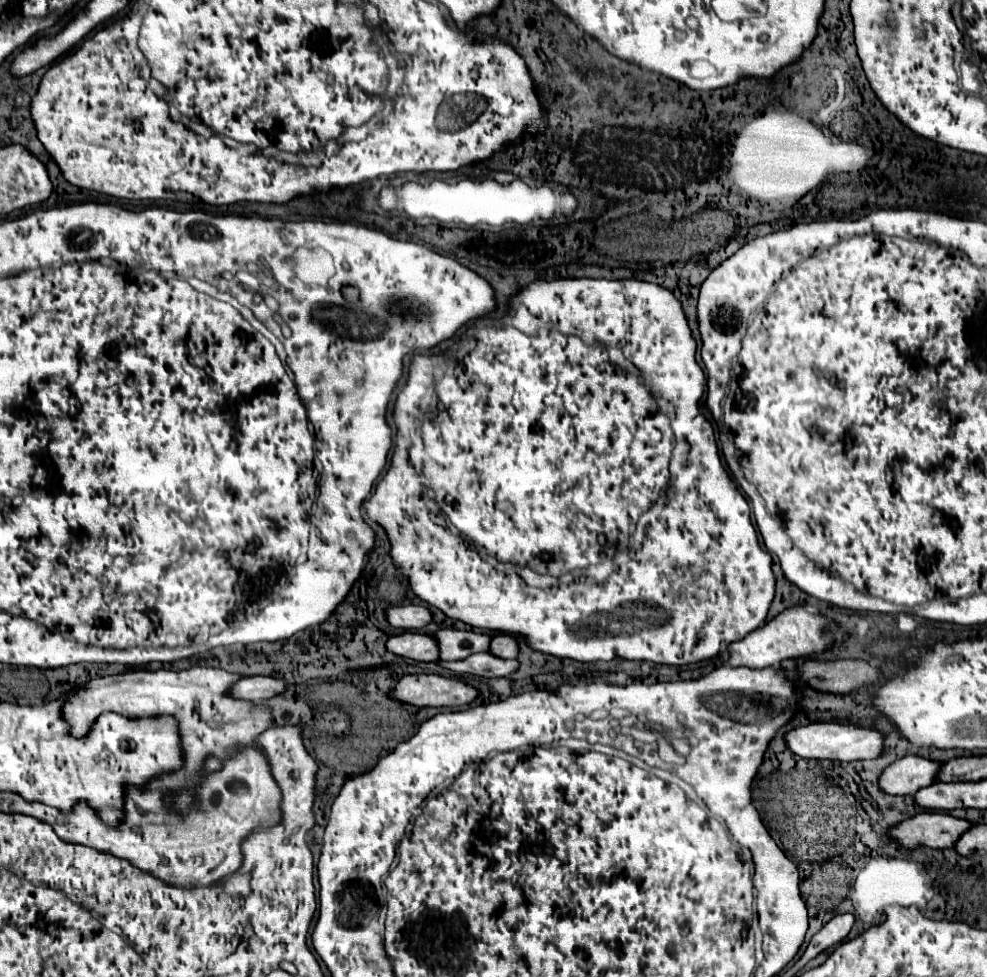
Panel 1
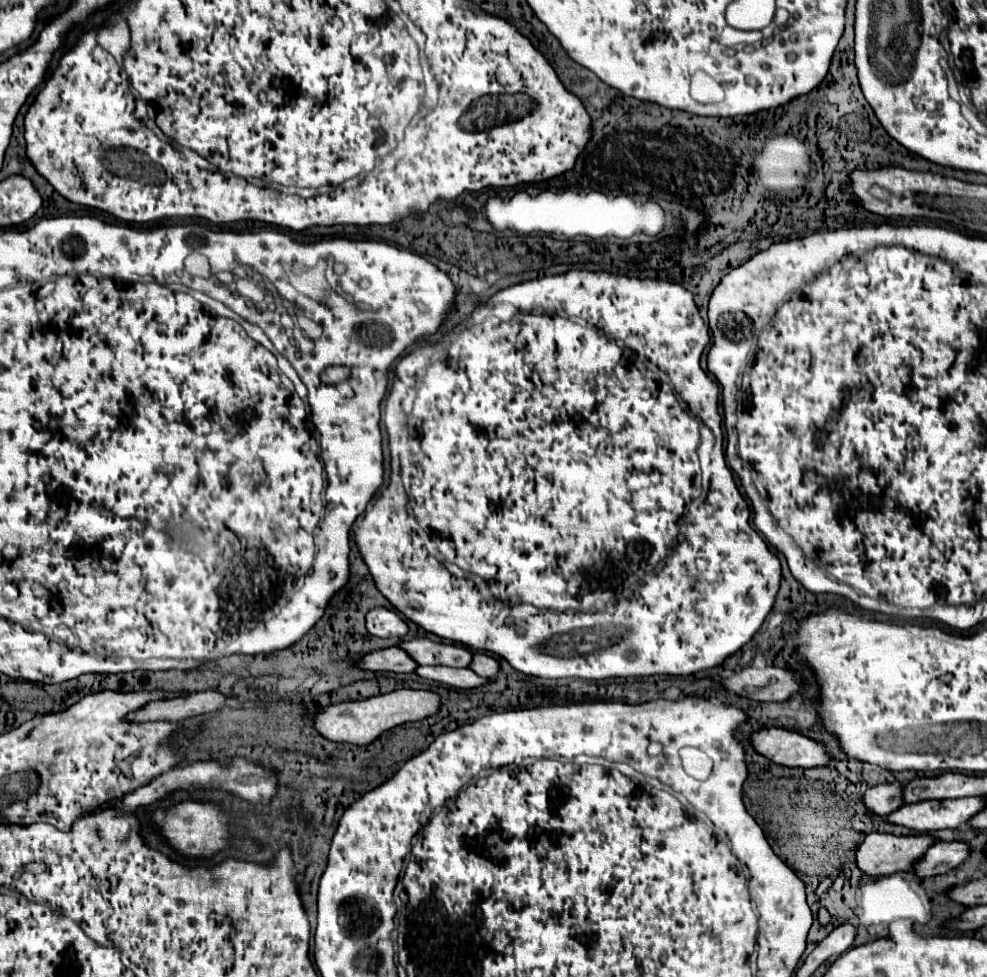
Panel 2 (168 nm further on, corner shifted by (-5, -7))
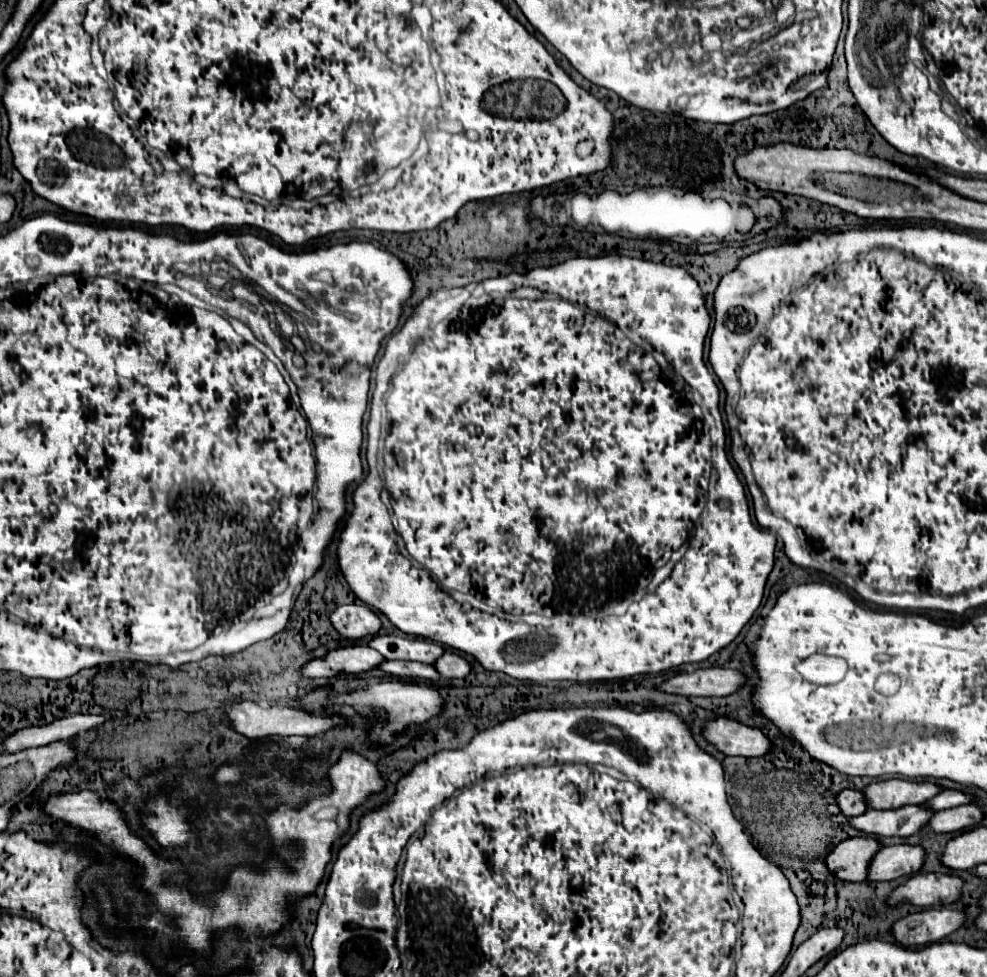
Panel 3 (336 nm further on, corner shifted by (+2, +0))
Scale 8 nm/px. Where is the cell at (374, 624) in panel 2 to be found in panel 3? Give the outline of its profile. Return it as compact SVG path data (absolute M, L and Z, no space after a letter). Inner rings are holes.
M364 604L338 606L330 614L330 622L340 636L350 640L374 636L380 630L380 618Z

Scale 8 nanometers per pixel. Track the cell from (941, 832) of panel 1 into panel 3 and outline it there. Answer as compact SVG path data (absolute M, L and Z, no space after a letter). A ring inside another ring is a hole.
M856 836L844 840L832 848L826 856L826 868L844 882L864 882L864 872L868 872L868 860L876 852L878 842L870 836Z

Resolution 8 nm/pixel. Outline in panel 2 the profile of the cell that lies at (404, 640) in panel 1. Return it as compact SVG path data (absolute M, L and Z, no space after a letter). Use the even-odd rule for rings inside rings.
M399 645L379 649L369 653L359 661L359 667L371 669L371 671L393 671L393 673L413 673L417 669L417 661L407 655L405 649Z

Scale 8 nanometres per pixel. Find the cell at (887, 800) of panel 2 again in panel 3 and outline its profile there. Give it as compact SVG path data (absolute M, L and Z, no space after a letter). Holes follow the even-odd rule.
M842 790L836 796L836 804L840 808L840 812L848 818L852 816L860 816L864 814L864 800L860 800L860 790Z

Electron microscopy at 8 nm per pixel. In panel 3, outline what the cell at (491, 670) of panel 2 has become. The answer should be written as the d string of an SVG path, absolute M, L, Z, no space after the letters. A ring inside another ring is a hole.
M444 652L434 662L434 668L442 678L466 678L470 672L470 664L462 656L452 652Z

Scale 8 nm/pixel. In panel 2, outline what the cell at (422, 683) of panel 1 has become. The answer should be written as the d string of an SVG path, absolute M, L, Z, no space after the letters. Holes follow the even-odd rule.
M397 689L385 695L369 697L365 701L347 701L339 705L329 705L325 711L317 713L315 729L331 741L345 741L345 743L359 743L367 745L383 731L393 729L395 725L403 725L409 721L419 721L439 713L441 709L441 695L427 689Z

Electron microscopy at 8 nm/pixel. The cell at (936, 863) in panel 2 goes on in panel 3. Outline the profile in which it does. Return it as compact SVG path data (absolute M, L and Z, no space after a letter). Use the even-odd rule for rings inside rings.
M886 846L880 848L868 864L868 882L896 880L900 876L916 874L924 862L924 850L920 846Z

